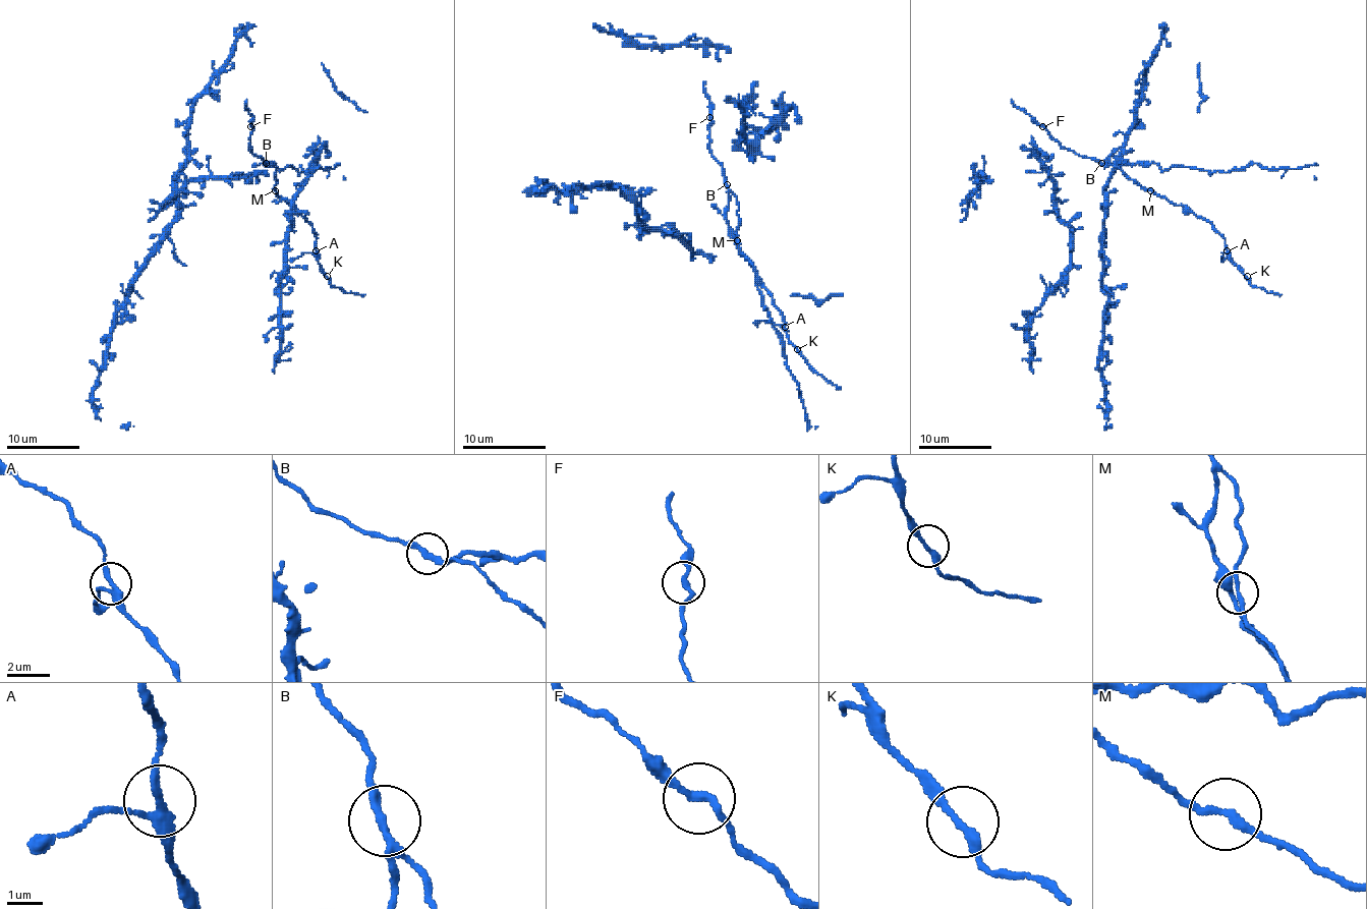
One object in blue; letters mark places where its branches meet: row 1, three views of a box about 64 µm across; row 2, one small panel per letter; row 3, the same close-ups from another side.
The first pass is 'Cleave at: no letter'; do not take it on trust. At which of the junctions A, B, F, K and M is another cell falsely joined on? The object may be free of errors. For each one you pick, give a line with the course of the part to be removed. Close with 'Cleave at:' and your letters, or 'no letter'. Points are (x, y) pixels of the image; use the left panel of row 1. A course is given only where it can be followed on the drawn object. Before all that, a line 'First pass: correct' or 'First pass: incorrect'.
First pass: incorrect
B: foreign part runs (265, 163), (274, 163), (280, 170), (290, 167), (305, 172), (318, 163), (322, 169), (340, 165), (345, 179)
Cleave at: B

